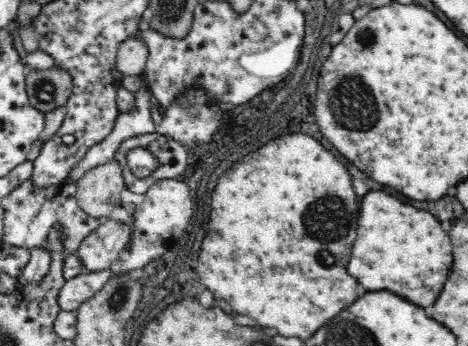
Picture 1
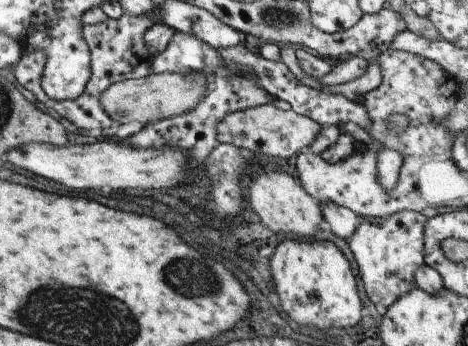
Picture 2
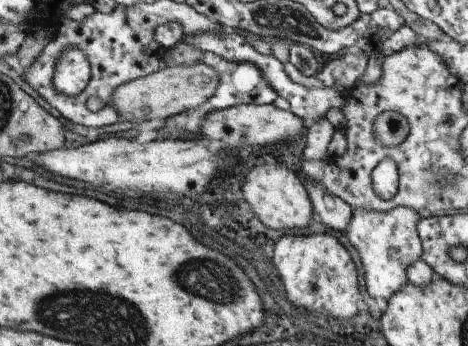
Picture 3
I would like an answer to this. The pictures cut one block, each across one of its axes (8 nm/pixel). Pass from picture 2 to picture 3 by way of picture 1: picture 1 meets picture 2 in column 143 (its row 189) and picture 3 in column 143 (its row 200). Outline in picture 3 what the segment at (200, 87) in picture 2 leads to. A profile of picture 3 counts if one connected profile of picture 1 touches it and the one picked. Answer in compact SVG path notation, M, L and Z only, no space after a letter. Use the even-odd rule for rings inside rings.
M203 60L191 66L163 66L155 74L145 78L137 78L129 84L119 86L113 92L111 104L119 112L119 120L127 122L143 122L153 118L169 118L173 114L181 114L185 110L197 110L203 106L211 96L215 96L219 86L219 74L215 68L207 66Z

